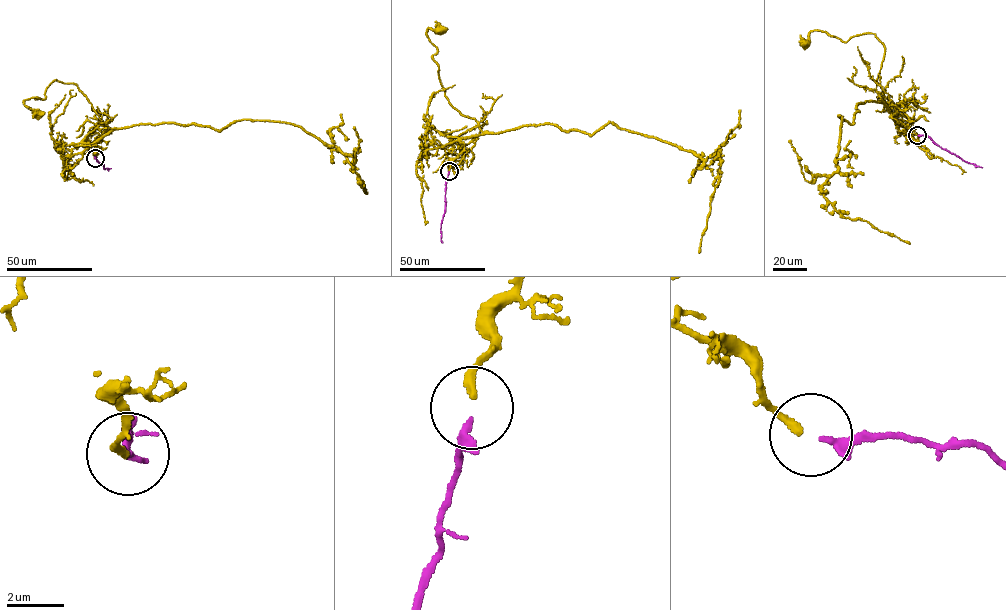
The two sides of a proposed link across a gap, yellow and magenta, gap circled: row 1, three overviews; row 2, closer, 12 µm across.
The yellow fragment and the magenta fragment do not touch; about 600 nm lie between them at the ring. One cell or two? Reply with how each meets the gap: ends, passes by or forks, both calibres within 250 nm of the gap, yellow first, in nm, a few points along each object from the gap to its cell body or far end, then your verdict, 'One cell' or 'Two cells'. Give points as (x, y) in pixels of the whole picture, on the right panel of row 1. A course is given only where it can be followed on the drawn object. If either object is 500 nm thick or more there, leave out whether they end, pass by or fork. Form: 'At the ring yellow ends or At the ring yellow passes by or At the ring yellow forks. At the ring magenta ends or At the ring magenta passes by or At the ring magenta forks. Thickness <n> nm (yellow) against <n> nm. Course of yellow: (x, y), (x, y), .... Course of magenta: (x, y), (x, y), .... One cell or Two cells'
At the ring yellow ends. At the ring magenta passes by. Thickness 260 nm (yellow) against 170 nm. Course of yellow: (917, 135), (892, 118), (876, 89), (885, 49), (874, 34), (857, 34), (846, 42), (813, 30), (806, 45). Course of magenta: (918, 135), (927, 136), (939, 146), (982, 167). One cell

